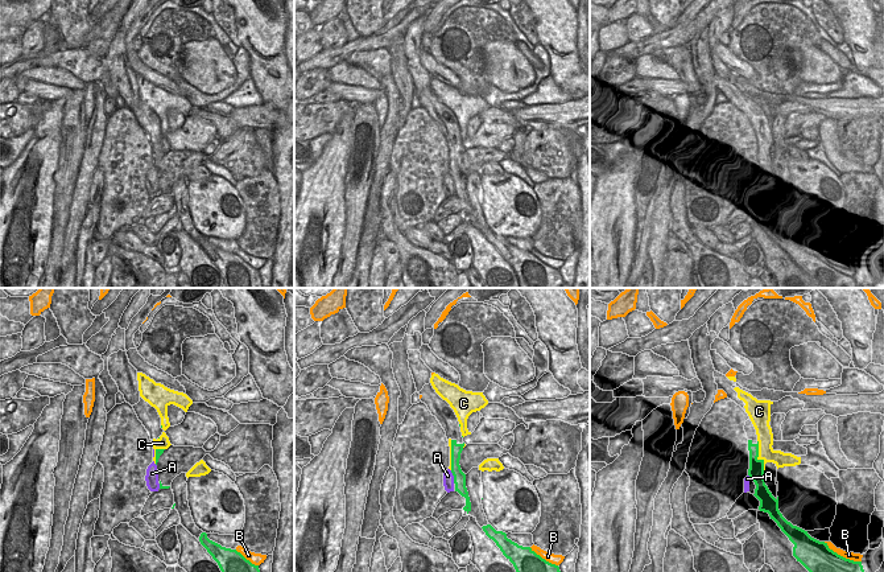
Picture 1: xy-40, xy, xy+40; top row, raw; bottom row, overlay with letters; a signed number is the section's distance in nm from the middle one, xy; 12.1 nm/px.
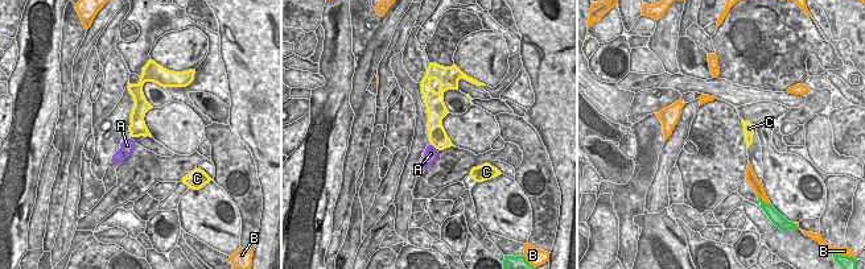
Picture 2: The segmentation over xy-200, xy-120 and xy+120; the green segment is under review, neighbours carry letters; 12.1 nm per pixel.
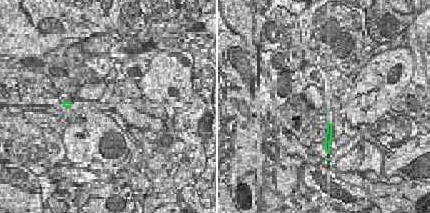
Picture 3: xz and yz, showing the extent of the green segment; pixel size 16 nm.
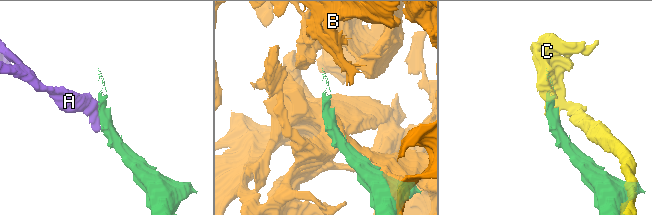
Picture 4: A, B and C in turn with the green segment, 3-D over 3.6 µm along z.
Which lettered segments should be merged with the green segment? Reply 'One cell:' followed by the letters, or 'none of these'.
One cell: none of these

